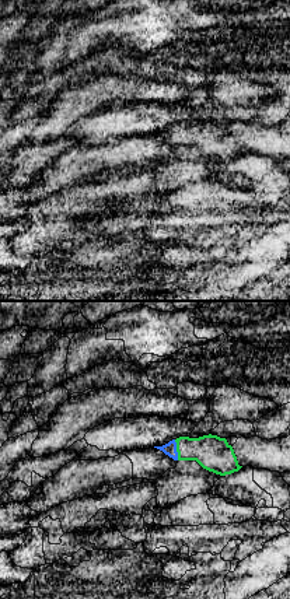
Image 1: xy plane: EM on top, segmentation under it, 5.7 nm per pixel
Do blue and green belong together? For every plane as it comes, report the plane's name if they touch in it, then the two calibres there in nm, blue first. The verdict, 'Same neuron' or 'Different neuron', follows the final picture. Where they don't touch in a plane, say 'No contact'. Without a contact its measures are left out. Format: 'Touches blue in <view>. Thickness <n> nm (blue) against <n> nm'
Touches blue in xy. Thickness 70 nm (blue) against 200 nm

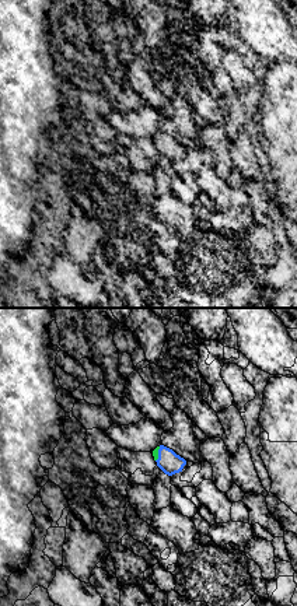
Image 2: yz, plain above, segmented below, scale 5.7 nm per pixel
Touches blue in yz. Thickness 120 nm (blue) against 30 nm

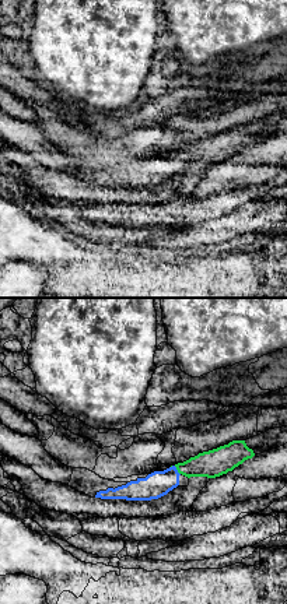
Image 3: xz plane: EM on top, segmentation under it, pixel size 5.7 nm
Touches blue in xz. Thickness 150 nm (blue) against 160 nm

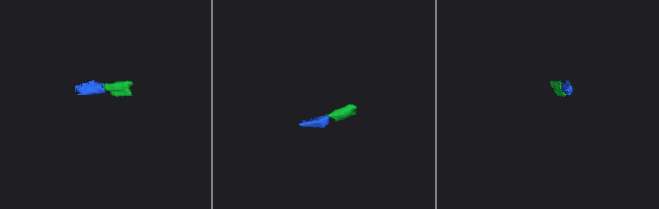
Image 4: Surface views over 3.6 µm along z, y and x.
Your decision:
Same neuron

